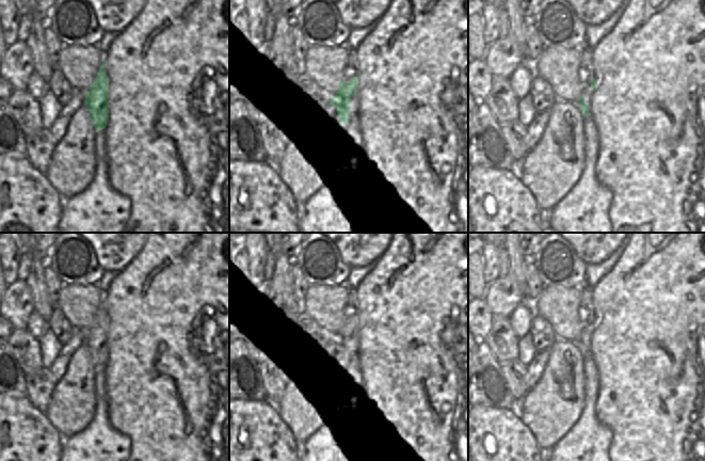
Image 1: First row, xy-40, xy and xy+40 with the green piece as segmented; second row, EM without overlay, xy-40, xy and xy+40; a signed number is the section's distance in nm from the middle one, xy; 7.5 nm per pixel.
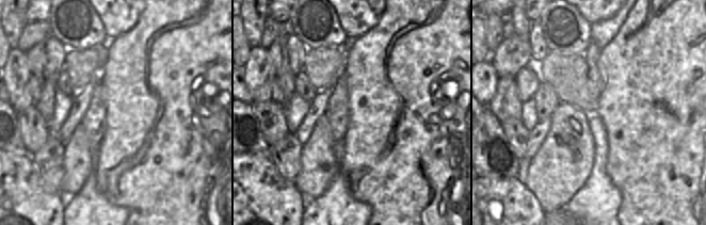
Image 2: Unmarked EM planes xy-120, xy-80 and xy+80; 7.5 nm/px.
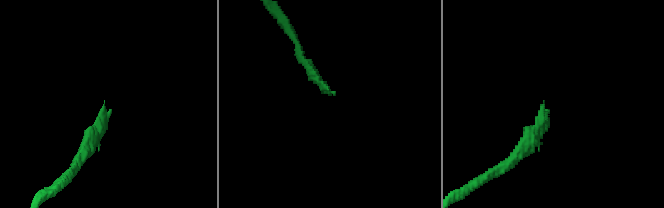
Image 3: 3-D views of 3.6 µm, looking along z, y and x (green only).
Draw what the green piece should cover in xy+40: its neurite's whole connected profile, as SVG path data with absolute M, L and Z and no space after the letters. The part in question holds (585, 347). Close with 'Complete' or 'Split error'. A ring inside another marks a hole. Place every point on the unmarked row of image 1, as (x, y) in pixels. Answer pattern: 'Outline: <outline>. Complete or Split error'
Outline: M586 284L581 287L582 298L580 300L580 321L582 323L582 335L580 336L580 347L584 355L589 354L589 343L591 335L597 325L595 319L595 308L593 306L593 288L590 288Z. Split error.

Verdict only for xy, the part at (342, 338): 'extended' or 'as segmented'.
extended

